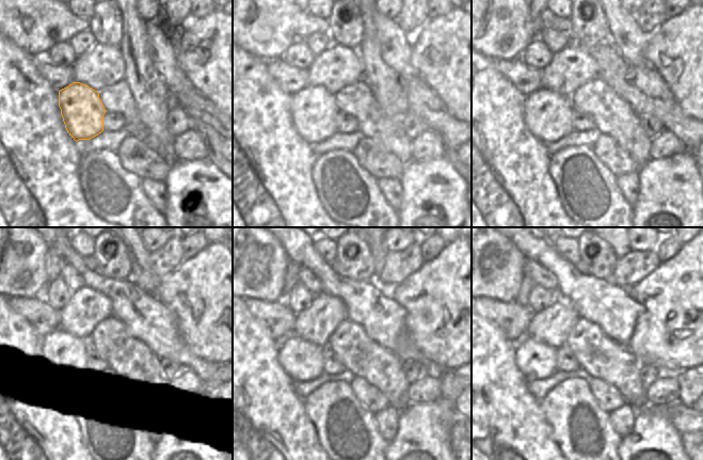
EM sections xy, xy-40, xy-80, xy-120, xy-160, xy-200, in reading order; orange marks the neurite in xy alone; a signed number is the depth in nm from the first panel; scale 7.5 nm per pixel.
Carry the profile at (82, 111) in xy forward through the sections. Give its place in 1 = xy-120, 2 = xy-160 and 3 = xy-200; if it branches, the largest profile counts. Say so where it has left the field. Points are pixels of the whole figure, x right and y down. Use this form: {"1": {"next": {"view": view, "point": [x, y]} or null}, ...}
{"1": {"next": {"view": "xy-120", "point": [65, 354]}}, "2": {"next": {"view": "xy-160", "point": [302, 358]}}, "3": {"next": {"view": "xy-200", "point": [536, 357]}}}

